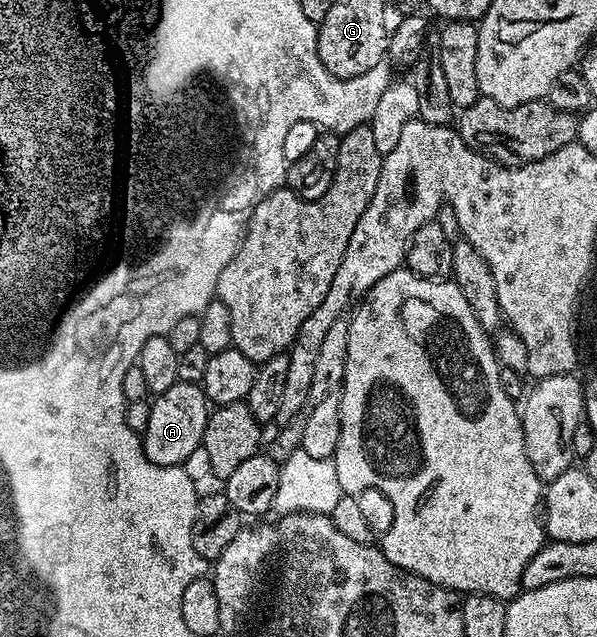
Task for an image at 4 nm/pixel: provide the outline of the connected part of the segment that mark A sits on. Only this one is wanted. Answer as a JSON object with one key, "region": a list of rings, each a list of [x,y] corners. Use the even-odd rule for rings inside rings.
{"region":[[[180,380],[168,388],[168,392],[157,395],[150,402],[151,415],[148,416],[146,433],[141,435],[142,450],[146,458],[157,466],[182,466],[188,456],[202,444],[206,421],[210,419],[206,393],[197,381]]]}

